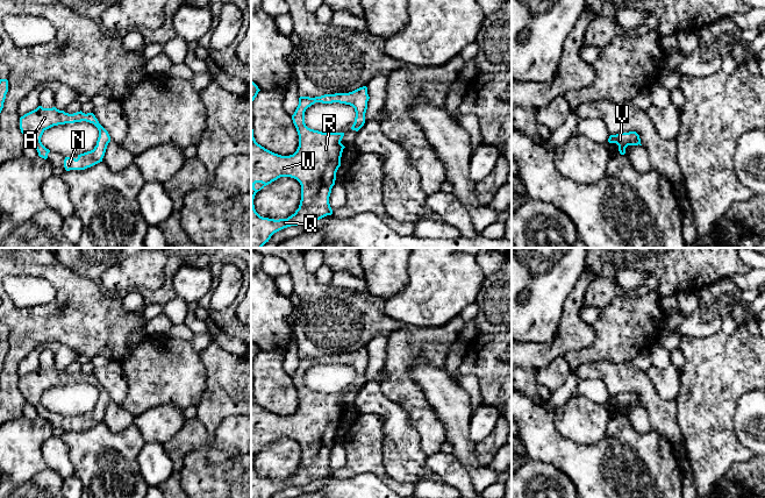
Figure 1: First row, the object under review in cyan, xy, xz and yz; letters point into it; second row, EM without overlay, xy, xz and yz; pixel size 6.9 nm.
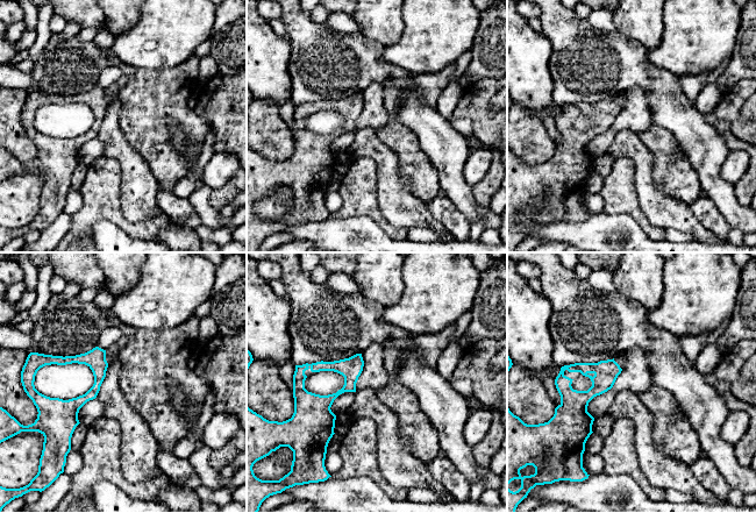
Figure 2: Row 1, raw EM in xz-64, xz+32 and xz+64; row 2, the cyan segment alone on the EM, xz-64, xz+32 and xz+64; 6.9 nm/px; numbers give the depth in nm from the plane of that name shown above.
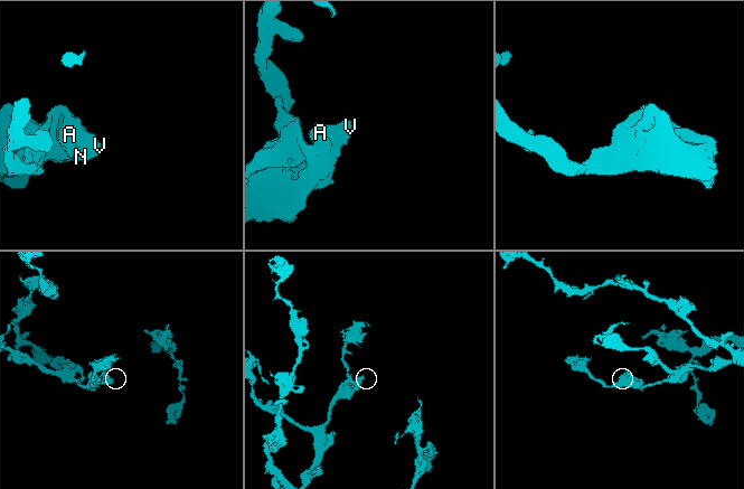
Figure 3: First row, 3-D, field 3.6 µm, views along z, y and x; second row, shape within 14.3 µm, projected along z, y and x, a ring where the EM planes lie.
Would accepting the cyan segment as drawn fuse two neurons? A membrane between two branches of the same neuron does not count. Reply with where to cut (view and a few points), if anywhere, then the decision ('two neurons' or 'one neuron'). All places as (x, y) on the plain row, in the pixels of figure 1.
no cut | one neuron

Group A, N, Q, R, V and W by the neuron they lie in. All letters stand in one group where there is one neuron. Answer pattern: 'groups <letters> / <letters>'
groups A N Q R V W

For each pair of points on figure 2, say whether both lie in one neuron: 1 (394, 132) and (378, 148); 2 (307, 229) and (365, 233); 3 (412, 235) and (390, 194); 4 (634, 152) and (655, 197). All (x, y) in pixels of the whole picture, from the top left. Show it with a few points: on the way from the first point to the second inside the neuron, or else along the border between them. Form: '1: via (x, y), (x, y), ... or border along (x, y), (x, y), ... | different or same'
1: border along (375, 132), (396, 152), (399, 165) | different
2: via (321, 233), (351, 233) | same
3: border along (408, 228), (427, 227), (436, 232) | different
4: via (644, 163), (644, 178), (649, 186) | same

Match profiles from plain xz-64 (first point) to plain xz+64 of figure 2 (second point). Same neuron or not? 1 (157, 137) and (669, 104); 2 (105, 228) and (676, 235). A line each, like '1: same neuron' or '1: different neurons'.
1: different neurons
2: different neurons

